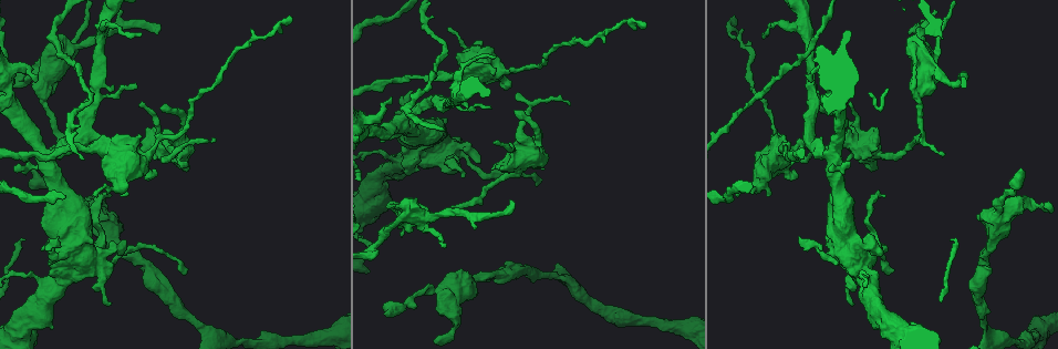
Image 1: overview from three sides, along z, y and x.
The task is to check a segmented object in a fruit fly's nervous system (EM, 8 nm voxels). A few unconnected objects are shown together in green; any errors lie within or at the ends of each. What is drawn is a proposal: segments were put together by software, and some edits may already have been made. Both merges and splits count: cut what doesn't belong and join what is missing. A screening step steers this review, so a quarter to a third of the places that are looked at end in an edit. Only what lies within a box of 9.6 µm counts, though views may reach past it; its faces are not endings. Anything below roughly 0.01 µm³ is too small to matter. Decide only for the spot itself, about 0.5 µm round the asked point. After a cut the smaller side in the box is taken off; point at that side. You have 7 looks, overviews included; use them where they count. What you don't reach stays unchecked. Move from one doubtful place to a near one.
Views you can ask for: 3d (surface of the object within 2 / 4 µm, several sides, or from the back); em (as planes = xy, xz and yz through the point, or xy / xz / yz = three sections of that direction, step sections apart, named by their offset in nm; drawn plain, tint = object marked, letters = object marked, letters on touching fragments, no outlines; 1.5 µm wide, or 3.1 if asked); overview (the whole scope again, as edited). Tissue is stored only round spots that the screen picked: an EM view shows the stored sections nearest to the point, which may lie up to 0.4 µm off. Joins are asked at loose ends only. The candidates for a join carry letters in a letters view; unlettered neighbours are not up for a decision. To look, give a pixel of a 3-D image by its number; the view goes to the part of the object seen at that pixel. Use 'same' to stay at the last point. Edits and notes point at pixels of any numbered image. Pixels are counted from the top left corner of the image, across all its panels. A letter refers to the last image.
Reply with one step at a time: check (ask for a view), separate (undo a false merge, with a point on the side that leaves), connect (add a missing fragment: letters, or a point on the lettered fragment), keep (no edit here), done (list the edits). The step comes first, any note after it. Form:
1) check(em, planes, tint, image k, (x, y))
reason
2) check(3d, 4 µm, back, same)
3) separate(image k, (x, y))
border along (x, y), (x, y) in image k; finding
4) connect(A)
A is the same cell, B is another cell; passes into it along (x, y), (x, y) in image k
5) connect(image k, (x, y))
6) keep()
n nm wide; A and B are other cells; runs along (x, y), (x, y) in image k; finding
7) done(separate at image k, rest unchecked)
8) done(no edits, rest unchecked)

check(em, xz, step 4, tint, image 1, (510, 199))
branch stops here

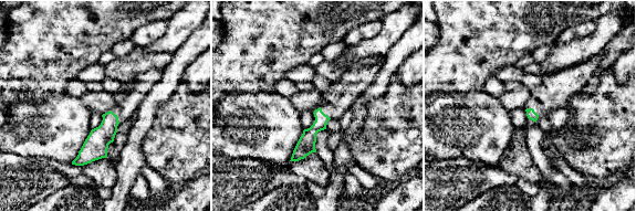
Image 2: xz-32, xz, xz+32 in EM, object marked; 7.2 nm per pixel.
check(em, xz, step 4, letters, same)
see the neighbours

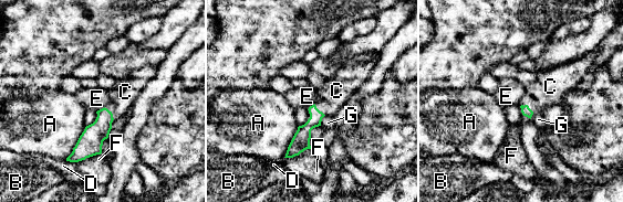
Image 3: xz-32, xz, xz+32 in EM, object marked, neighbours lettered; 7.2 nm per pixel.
connect(C)
C is the same cell, A, B, D, E, F and G are other cells; the cell continues

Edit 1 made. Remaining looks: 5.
check(em, planes, letters, image 1, (821, 108))
free end

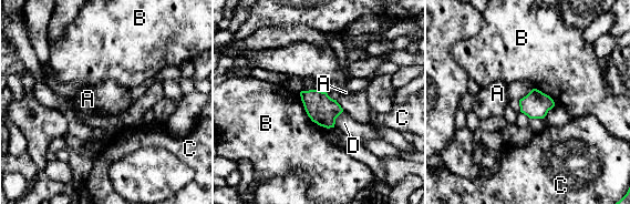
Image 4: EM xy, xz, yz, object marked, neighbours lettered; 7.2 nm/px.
keep()
200 nm wide; B touches over 340 nm; A, B, C and D are other cells; none of them fits

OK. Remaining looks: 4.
done(connect at image 3, rest unchecked)

